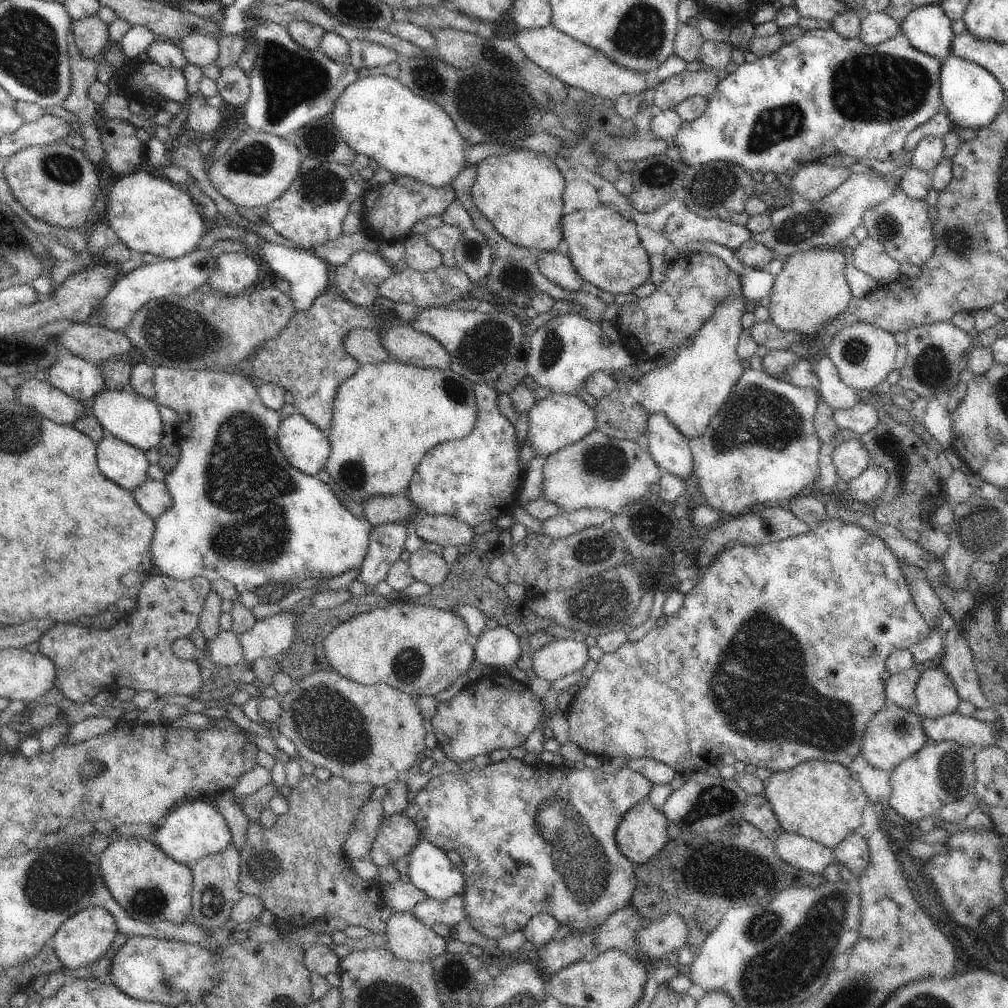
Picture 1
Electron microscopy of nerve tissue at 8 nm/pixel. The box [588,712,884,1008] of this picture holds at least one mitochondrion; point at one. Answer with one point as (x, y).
(781, 943)

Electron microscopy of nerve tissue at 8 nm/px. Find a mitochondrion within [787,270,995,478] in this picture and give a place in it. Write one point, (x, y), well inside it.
(932, 364)

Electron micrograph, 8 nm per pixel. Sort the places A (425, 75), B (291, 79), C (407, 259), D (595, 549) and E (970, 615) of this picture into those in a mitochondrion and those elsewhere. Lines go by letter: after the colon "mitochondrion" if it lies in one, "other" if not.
A: mitochondrion
B: mitochondrion
C: other
D: mitochondrion
E: other

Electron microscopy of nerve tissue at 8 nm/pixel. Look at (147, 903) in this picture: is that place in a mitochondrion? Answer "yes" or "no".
yes

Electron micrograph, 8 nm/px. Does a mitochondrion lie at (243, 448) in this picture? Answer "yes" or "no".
yes

